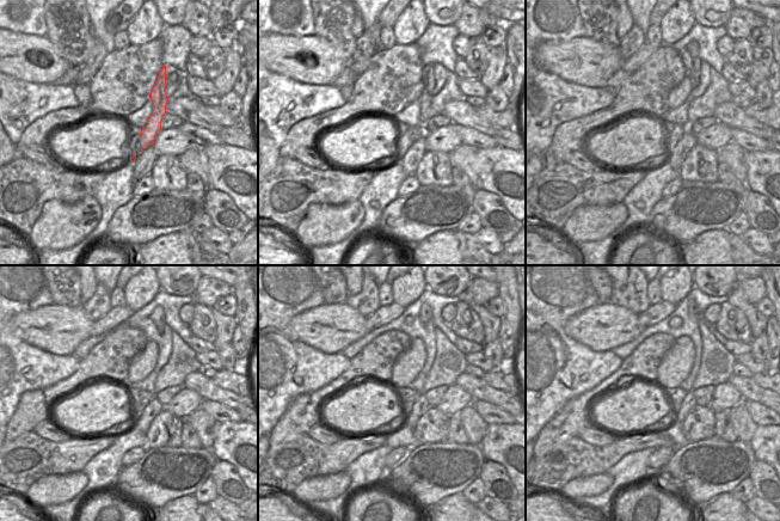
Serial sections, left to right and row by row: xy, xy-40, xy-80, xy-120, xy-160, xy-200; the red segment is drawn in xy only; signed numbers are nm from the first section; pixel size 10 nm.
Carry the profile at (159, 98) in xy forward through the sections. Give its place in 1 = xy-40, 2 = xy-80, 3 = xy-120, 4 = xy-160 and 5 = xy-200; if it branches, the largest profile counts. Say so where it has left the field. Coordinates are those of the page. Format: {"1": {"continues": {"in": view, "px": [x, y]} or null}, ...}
{"1": {"continues": {"in": "xy-40", "px": [428, 79]}}, "2": {"continues": {"in": "xy-80", "px": [693, 48]}}, "3": {"continues": {"in": "xy-120", "px": [158, 316]}}, "4": {"continues": {"in": "xy-160", "px": [425, 314]}}, "5": {"continues": {"in": "xy-200", "px": [694, 310]}}}

